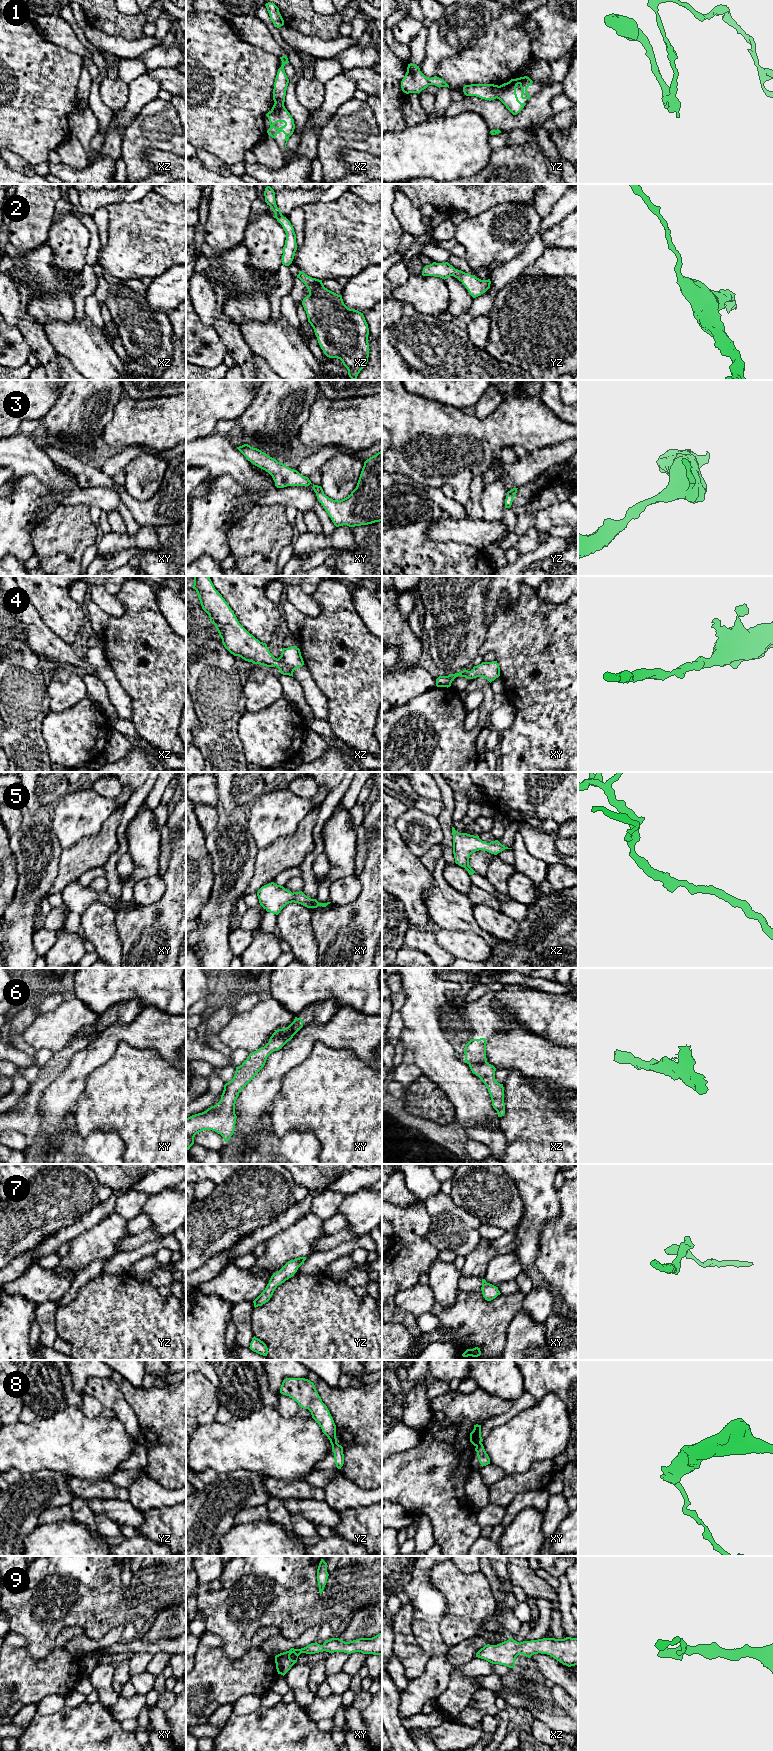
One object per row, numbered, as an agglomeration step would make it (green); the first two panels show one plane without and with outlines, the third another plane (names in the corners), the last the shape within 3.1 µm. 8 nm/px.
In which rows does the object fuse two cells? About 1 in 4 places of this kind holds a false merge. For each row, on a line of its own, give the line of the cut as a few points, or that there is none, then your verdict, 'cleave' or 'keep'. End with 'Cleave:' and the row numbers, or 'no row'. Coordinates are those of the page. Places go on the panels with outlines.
1: cut none; keep
2: cut none; keep
3: cut none; keep
4: cut none; keep
5: cut none; keep
6: cut xy (294, 1033), (278, 1034), (269, 1041); cleave
7: cut none; keep
8: cut xy (481, 1443), (476, 1446); cleave
9: cut none; keep
Cleave: 6, 8

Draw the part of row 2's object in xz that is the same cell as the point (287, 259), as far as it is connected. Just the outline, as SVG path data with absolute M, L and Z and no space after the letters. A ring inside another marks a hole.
M267 186L264 191L265 202L269 205L272 211L275 213L273 216L277 219L277 221L282 225L285 233L286 233L286 240L285 245L282 250L282 264L285 266L289 266L295 256L295 252L297 250L297 243L296 243L296 234L294 232L294 228L291 225L290 221L284 217L280 211L280 209L276 205L275 201L275 192L270 187Z

